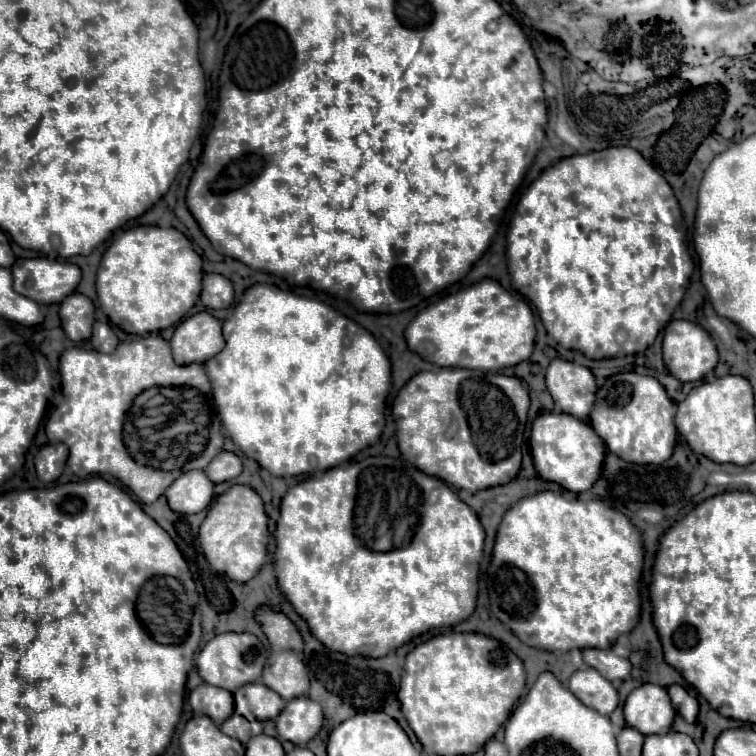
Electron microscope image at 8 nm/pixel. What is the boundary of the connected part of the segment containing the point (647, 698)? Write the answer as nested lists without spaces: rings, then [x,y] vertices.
[[[642,684],[632,690],[624,704],[626,724],[642,732],[650,734],[666,734],[672,728],[676,710],[672,708],[668,690],[658,684]]]

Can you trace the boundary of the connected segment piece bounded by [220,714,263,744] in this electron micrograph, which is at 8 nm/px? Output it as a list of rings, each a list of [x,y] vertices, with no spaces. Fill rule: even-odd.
[[[232,714],[232,716],[220,726],[220,730],[222,730],[226,736],[236,738],[236,740],[240,740],[242,744],[246,744],[248,738],[263,732],[263,726],[262,723],[257,720],[250,722],[246,720],[244,716],[240,716],[240,714]]]

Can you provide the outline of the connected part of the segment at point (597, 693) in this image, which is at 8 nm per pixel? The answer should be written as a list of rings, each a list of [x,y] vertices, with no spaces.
[[[594,668],[576,670],[568,680],[568,690],[588,708],[608,716],[618,706],[618,692],[610,680],[604,680]]]

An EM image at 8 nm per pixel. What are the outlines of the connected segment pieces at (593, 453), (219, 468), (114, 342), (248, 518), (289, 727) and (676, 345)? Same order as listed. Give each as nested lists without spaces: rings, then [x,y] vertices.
[[[540,414],[532,424],[532,458],[538,474],[544,480],[558,482],[562,488],[570,492],[590,490],[598,480],[606,457],[606,444],[596,436],[592,426],[568,416],[568,414]]]
[[[220,452],[206,468],[206,474],[214,484],[232,480],[240,476],[240,472],[242,472],[242,462],[234,452]]]
[[[96,322],[90,342],[92,342],[92,346],[94,346],[98,352],[112,354],[112,352],[116,350],[116,346],[118,346],[118,336],[116,336],[114,330],[110,328],[110,324],[106,324],[106,322]]]
[[[232,486],[210,506],[206,520],[200,524],[198,538],[206,560],[216,572],[226,574],[234,582],[248,582],[258,574],[266,558],[268,516],[262,498],[250,486]]]
[[[306,696],[294,698],[276,718],[276,728],[282,740],[290,740],[296,746],[306,746],[322,728],[322,706]]]
[[[672,320],[664,328],[662,352],[664,352],[664,364],[666,364],[668,372],[674,378],[678,378],[680,382],[702,380],[718,364],[718,352],[716,352],[716,346],[714,346],[710,334],[704,328],[700,328],[698,324],[692,324],[688,320]]]

